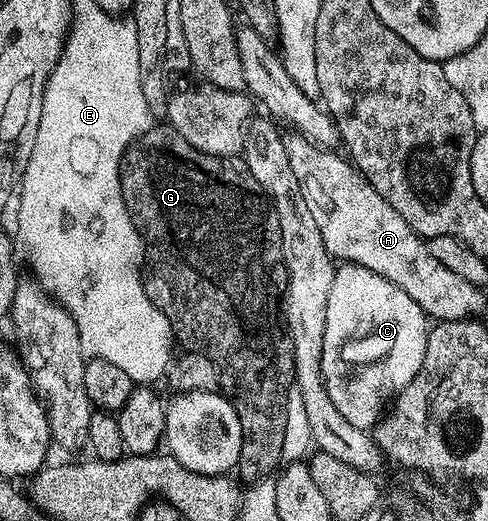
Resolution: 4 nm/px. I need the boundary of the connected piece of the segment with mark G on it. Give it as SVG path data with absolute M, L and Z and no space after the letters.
M151 126L145 134L139 136L126 149L120 166L120 186L128 214L132 220L138 220L136 230L146 232L146 237L142 239L142 242L146 247L144 252L144 283L148 298L162 311L164 318L168 318L170 329L174 331L175 341L185 351L204 354L218 368L221 395L230 401L230 405L233 406L240 418L242 445L240 446L236 476L243 485L255 485L258 481L271 477L283 463L281 451L283 449L284 428L287 425L288 392L295 383L294 351L284 327L283 317L280 315L284 308L286 263L282 257L282 235L280 234L278 215L274 209L274 201L270 199L264 186L260 186L260 182L256 182L256 178L252 178L252 174L241 159L204 154L188 142L184 142L184 138L180 138L180 134L169 126Z

